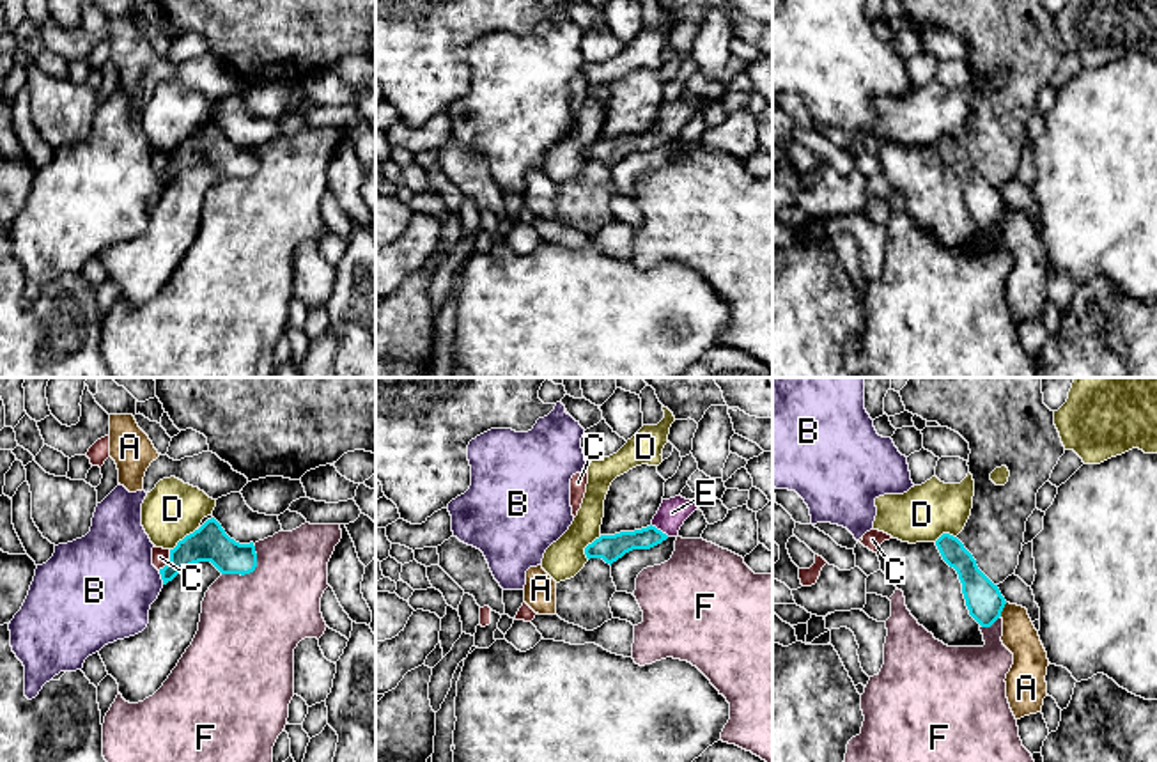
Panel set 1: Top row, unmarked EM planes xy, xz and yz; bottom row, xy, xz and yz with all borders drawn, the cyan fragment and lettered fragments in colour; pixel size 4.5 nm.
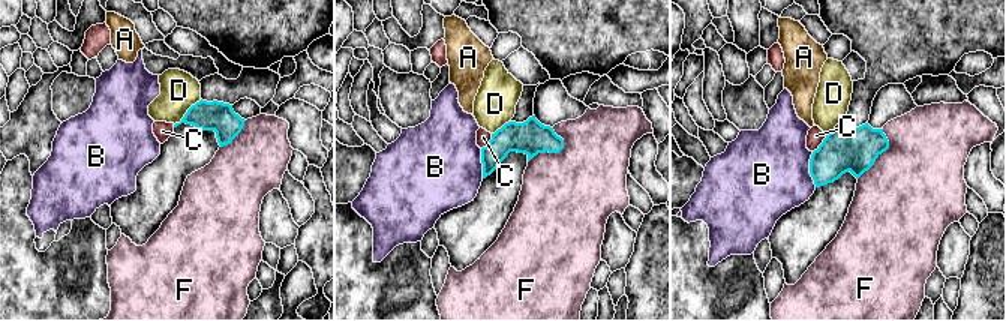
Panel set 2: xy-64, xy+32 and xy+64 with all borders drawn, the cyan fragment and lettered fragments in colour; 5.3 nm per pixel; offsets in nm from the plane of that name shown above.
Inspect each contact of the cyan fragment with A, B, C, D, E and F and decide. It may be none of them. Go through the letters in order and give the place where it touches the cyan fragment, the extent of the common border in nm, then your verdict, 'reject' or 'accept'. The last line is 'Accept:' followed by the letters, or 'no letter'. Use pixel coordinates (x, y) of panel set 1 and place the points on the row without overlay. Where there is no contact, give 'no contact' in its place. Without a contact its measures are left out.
A: meets cyan in yz at (1001, 213); contact 70 nm long; reject
B: meets cyan in xy at (162, 181); contact 70 nm long; reject
C: meets cyan in xy at (169, 163); contact 110 nm long; reject
D: meets cyan in xy at (186, 139); contact 170 nm long; reject
E: meets cyan in xz at (660, 133); contact 100 nm long; accept
F: meets cyan in xy at (248, 176); contact 200 nm long; reject
Accept: E

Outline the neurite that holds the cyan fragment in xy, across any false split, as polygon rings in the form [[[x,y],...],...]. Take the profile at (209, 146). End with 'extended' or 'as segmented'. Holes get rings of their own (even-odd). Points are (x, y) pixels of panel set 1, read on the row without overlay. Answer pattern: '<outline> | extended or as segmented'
[[[211,121],[170,152],[168,167],[159,172],[163,188],[172,184],[182,172],[198,165],[211,165],[221,177],[245,179],[255,174],[257,156],[253,145],[236,145],[225,136],[221,128]]] | as segmented

